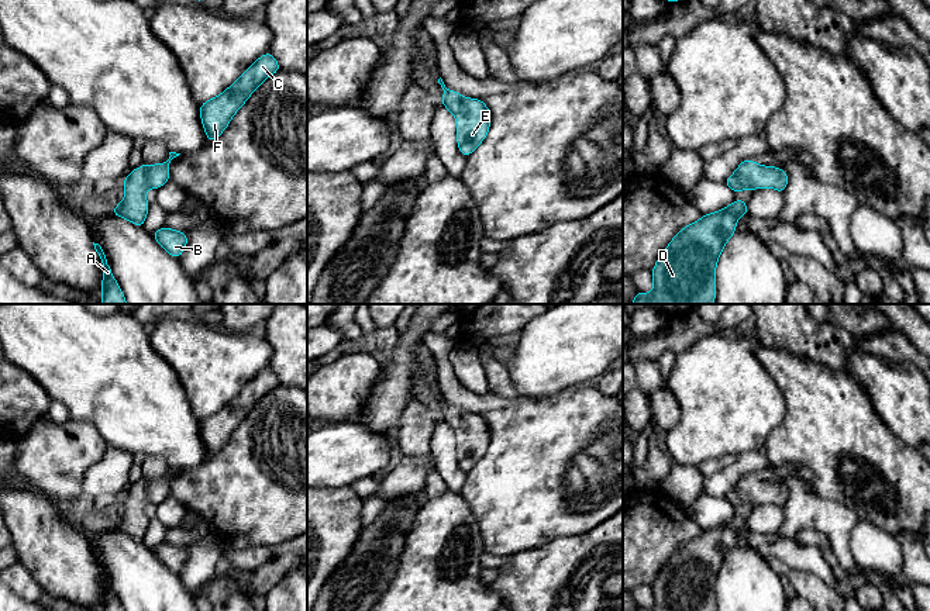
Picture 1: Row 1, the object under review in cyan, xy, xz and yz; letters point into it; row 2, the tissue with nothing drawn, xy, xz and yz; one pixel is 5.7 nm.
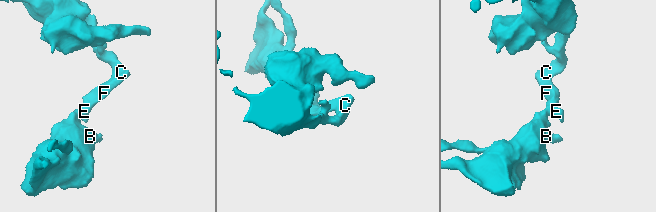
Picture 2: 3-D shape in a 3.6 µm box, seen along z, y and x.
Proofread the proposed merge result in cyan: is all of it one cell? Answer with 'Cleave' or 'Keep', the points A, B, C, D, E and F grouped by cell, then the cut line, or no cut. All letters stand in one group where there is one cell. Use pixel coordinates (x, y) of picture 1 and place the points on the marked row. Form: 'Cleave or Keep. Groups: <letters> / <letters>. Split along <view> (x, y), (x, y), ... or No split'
Keep. Groups: A B C D E F. No split

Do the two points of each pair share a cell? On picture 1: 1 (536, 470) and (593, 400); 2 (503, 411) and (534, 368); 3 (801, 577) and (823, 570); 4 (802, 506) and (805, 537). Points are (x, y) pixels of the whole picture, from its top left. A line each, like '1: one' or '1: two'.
1: one
2: two
3: two
4: two

